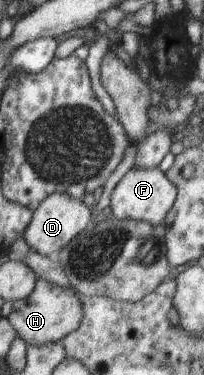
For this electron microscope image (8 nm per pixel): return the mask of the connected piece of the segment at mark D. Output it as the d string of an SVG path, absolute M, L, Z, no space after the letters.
M56 192L47 196L39 206L35 207L22 236L30 250L39 255L54 257L87 227L87 222L89 222L89 210L85 208L83 202L79 202L79 199L74 199L67 193Z

